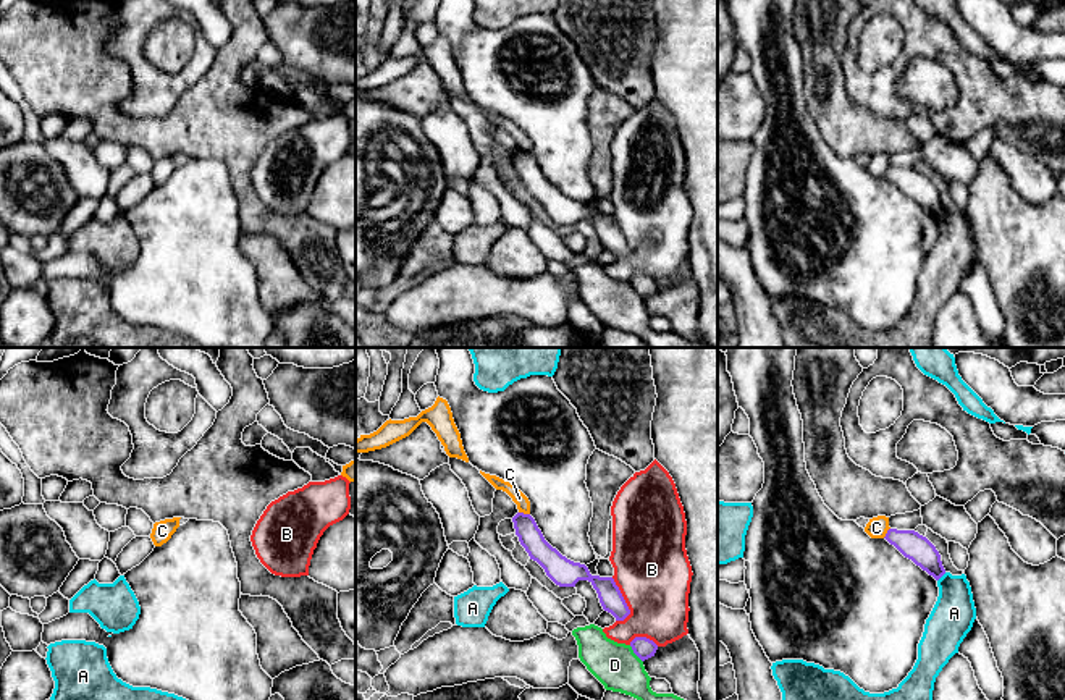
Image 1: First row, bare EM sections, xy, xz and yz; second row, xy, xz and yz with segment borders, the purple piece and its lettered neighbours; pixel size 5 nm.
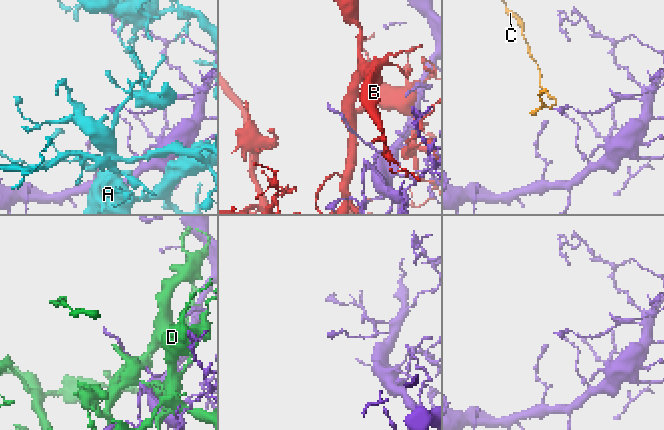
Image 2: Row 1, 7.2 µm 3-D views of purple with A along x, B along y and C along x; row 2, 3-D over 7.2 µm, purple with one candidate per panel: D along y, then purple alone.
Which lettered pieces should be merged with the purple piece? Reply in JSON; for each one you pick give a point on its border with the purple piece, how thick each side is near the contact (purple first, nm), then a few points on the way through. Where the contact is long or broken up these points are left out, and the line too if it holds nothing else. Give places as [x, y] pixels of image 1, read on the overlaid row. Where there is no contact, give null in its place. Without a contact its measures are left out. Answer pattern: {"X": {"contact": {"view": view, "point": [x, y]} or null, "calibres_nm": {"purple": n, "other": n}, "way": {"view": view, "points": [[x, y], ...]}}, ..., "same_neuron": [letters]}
{"same_neuron": []}

